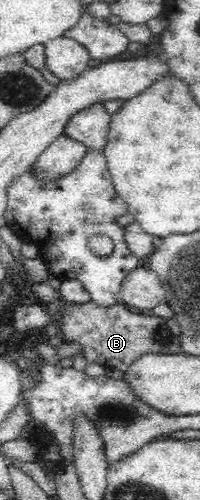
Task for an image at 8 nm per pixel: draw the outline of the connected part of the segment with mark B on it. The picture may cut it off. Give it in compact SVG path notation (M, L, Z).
M89 301L85 304L68 303L60 310L62 333L66 341L78 344L81 354L88 364L98 364L106 369L126 372L134 362L146 354L184 353L182 349L182 329L174 319L160 316L132 314L126 304L100 306Z

